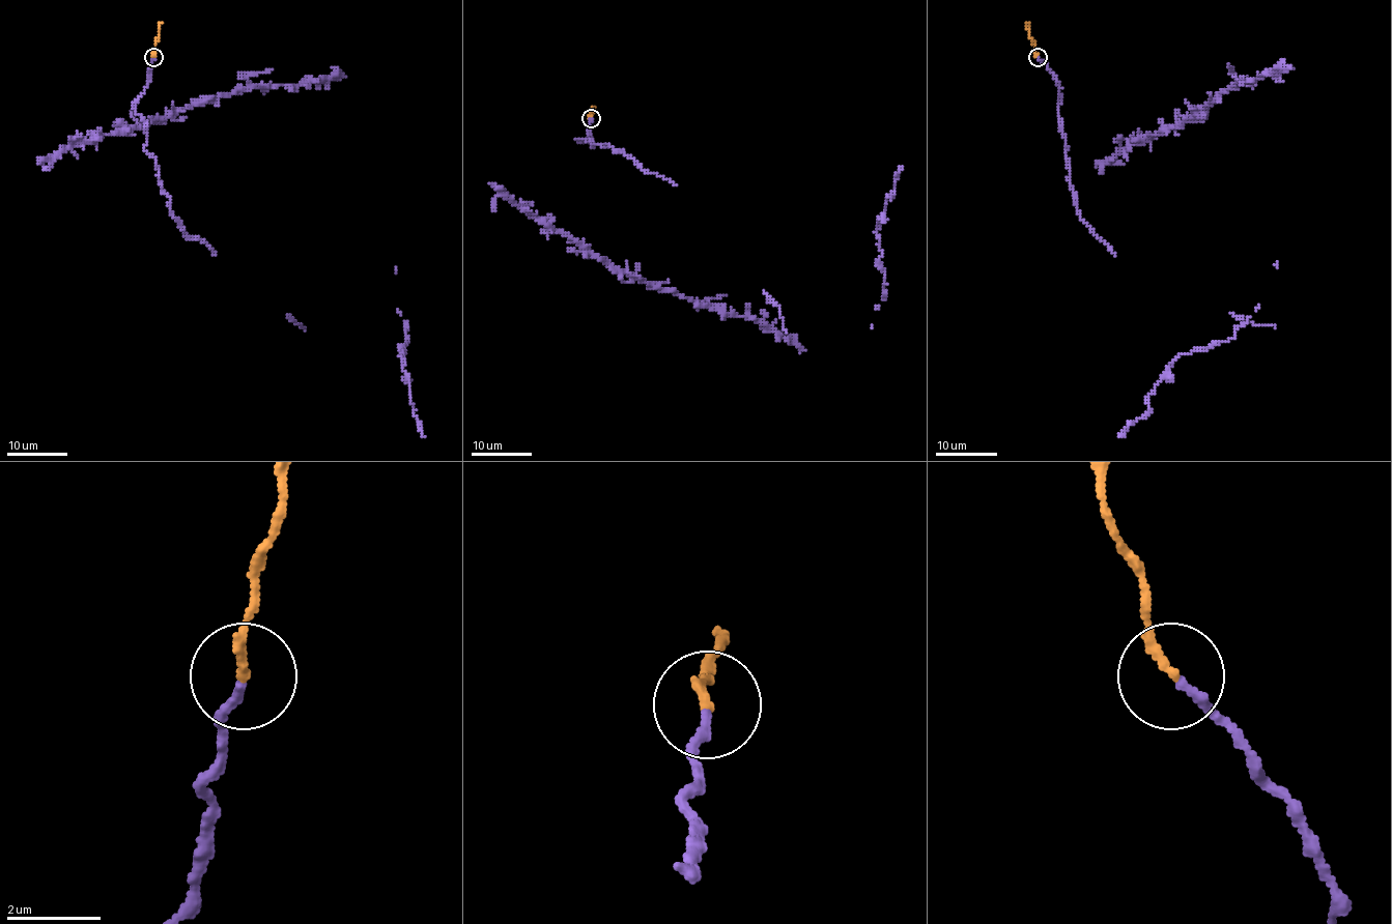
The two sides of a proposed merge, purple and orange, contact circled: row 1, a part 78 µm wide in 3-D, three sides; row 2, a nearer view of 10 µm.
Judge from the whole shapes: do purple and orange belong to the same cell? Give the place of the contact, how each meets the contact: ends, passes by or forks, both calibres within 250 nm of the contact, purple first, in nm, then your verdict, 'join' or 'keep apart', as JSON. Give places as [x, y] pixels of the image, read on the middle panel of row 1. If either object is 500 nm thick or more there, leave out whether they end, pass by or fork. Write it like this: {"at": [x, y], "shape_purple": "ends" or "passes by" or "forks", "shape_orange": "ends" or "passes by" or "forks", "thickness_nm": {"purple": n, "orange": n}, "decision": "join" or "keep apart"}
{"at": [591, 118], "shape_purple": "ends", "shape_orange": "ends", "thickness_nm": {"purple": 180, "orange": 190}, "decision": "join"}

